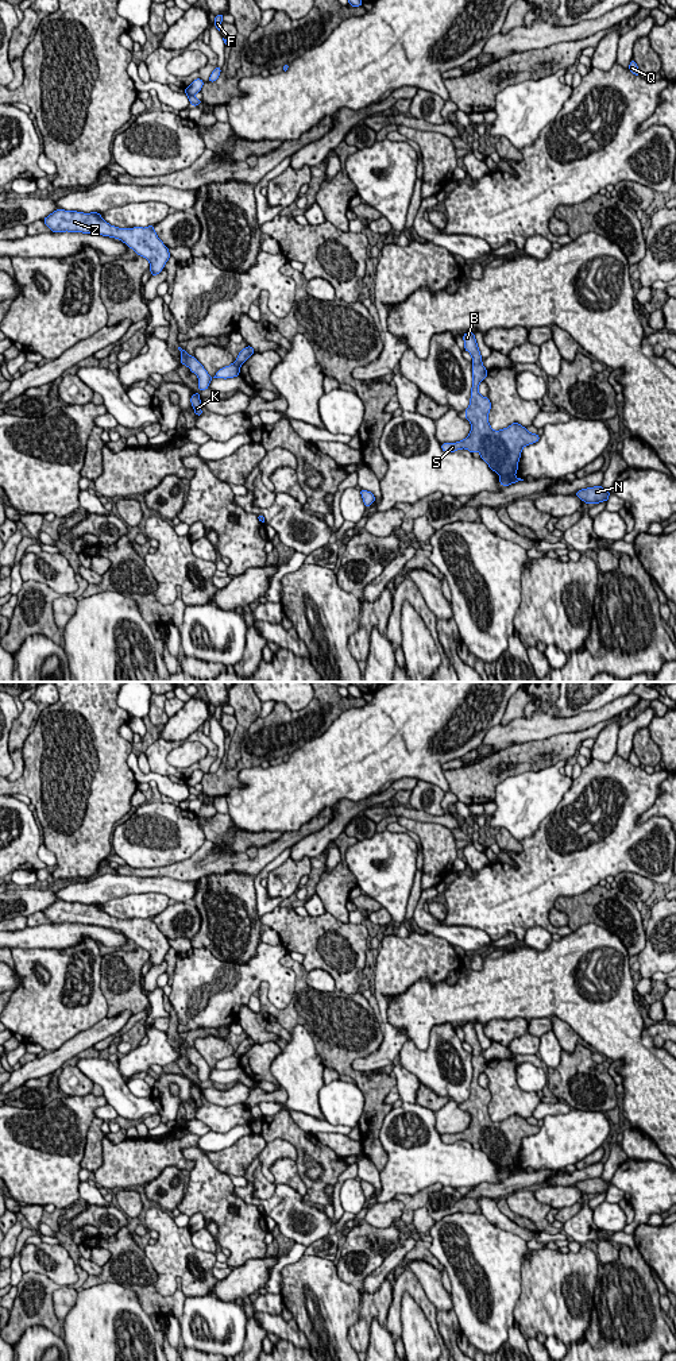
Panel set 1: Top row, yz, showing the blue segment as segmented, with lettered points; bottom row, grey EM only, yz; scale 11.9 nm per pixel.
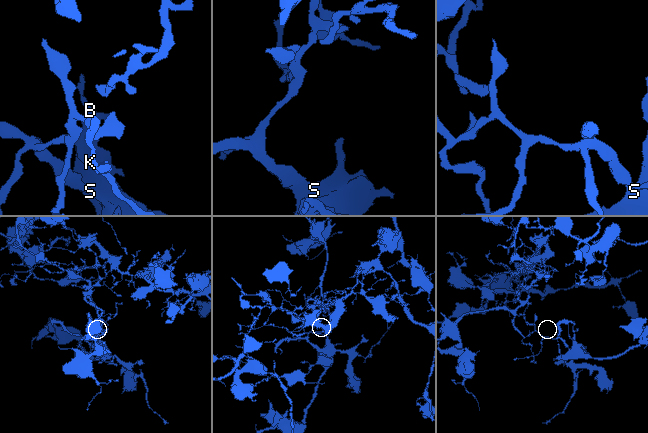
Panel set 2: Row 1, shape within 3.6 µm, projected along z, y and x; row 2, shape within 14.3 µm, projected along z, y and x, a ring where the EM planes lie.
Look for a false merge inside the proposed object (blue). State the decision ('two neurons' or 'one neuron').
two neurons

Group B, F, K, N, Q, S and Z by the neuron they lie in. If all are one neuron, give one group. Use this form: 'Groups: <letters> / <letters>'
Groups: B N S / F K Q Z

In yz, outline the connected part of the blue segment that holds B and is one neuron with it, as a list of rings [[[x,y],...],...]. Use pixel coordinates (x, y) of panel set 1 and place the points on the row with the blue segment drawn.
[[[474,332],[463,335],[464,350],[472,356],[472,388],[470,406],[464,410],[466,420],[471,423],[470,435],[456,443],[443,443],[444,452],[455,452],[466,448],[470,452],[478,451],[488,467],[498,473],[502,486],[524,481],[515,477],[518,460],[525,446],[540,440],[537,433],[530,433],[525,427],[513,423],[505,429],[494,431],[488,424],[491,402],[479,394],[479,383],[487,377],[487,370],[482,363],[482,355]]]

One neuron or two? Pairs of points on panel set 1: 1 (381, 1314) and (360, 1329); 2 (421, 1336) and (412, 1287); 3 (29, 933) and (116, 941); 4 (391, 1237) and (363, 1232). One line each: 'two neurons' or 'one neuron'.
1: one neuron
2: two neurons
3: one neuron
4: one neuron

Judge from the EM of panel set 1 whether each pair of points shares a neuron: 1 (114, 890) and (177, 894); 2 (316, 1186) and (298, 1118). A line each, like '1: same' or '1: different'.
1: same
2: different

